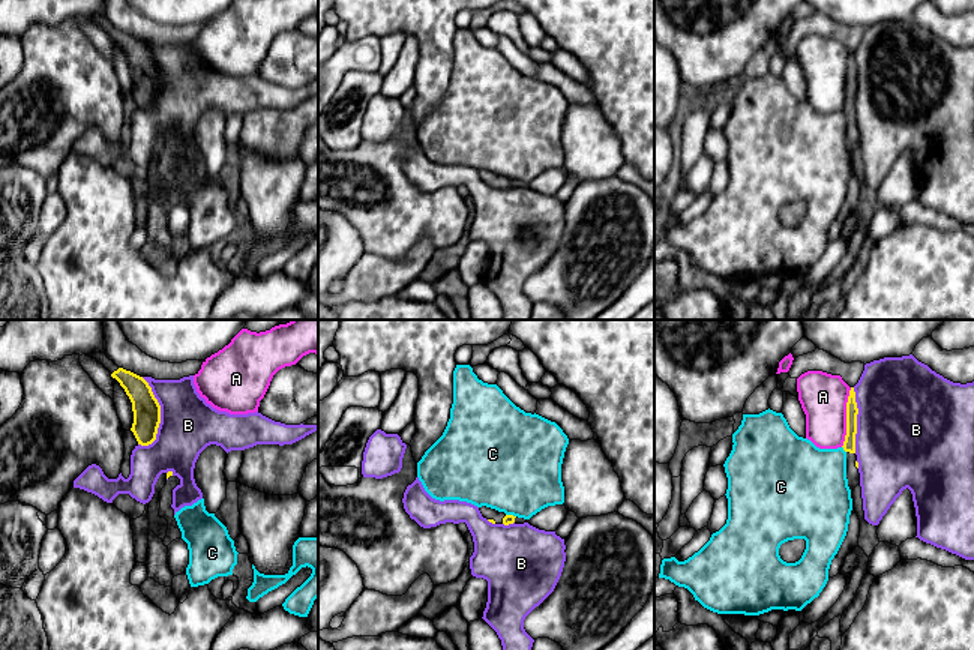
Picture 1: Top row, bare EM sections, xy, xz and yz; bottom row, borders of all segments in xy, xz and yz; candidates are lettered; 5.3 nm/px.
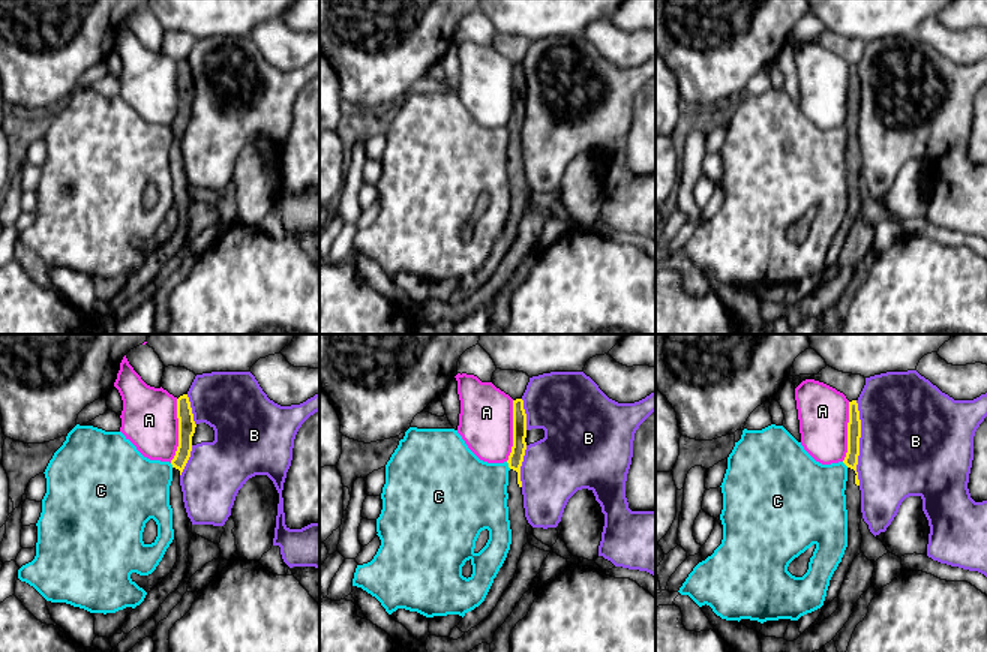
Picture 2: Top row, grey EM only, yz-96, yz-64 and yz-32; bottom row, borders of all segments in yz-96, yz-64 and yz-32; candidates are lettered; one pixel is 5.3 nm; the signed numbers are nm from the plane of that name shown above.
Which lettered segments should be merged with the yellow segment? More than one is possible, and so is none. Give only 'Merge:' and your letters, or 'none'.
Merge: none

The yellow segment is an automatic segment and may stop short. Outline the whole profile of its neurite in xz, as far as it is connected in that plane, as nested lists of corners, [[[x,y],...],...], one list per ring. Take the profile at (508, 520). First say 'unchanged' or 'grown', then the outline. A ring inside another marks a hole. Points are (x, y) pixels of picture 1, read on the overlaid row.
grown; [[[486,506],[479,507],[479,510],[480,510],[482,516],[486,518],[492,524],[509,525],[509,524],[513,524],[515,518],[516,518],[513,515],[506,515],[504,512],[498,512],[495,509],[491,509]]]

